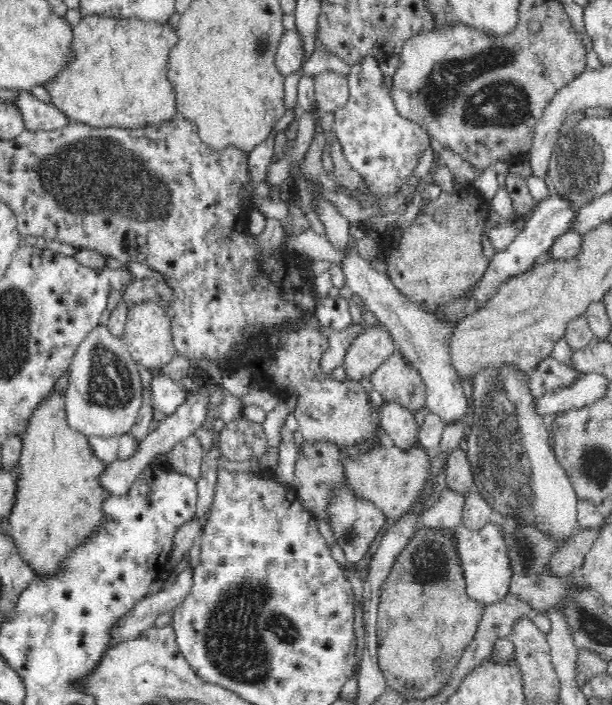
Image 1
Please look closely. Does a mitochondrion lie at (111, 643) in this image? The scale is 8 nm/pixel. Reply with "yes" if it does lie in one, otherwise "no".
no

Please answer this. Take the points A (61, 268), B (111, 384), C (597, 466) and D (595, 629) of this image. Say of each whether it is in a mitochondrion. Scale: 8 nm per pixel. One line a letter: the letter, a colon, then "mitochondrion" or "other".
A: other
B: mitochondrion
C: mitochondrion
D: mitochondrion

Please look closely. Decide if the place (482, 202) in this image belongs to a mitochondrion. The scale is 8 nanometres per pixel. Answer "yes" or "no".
no

